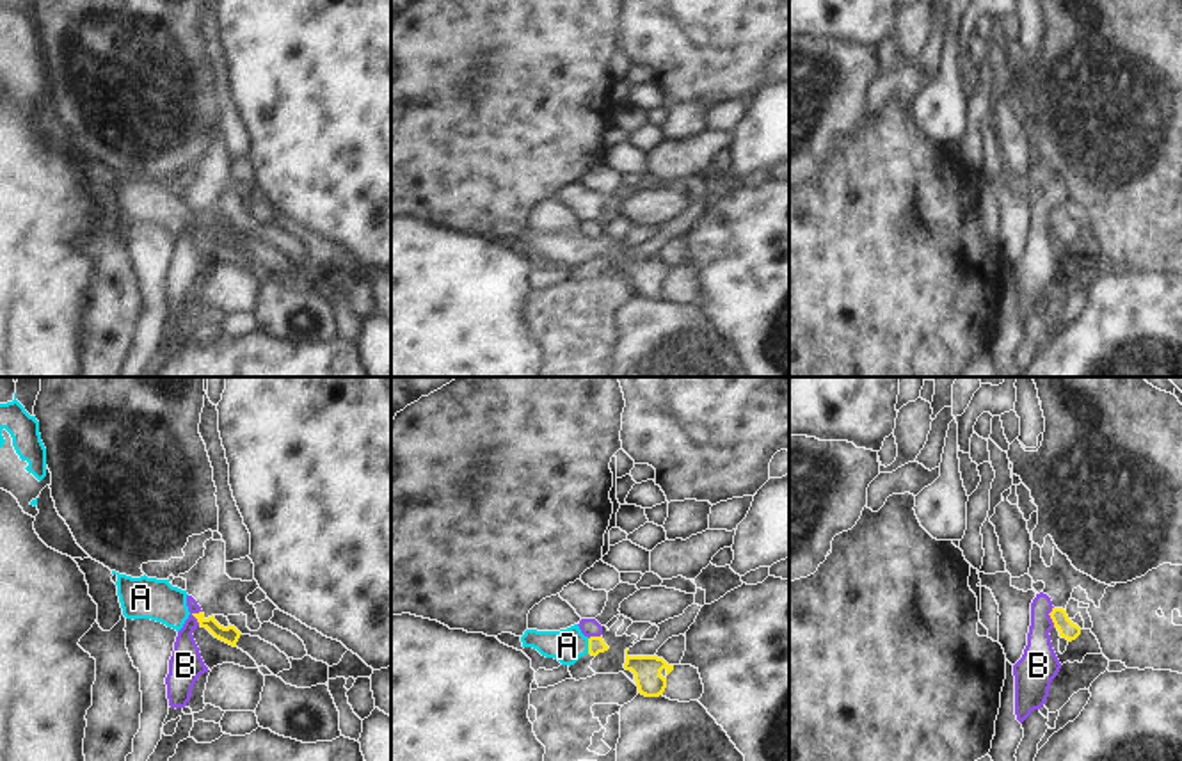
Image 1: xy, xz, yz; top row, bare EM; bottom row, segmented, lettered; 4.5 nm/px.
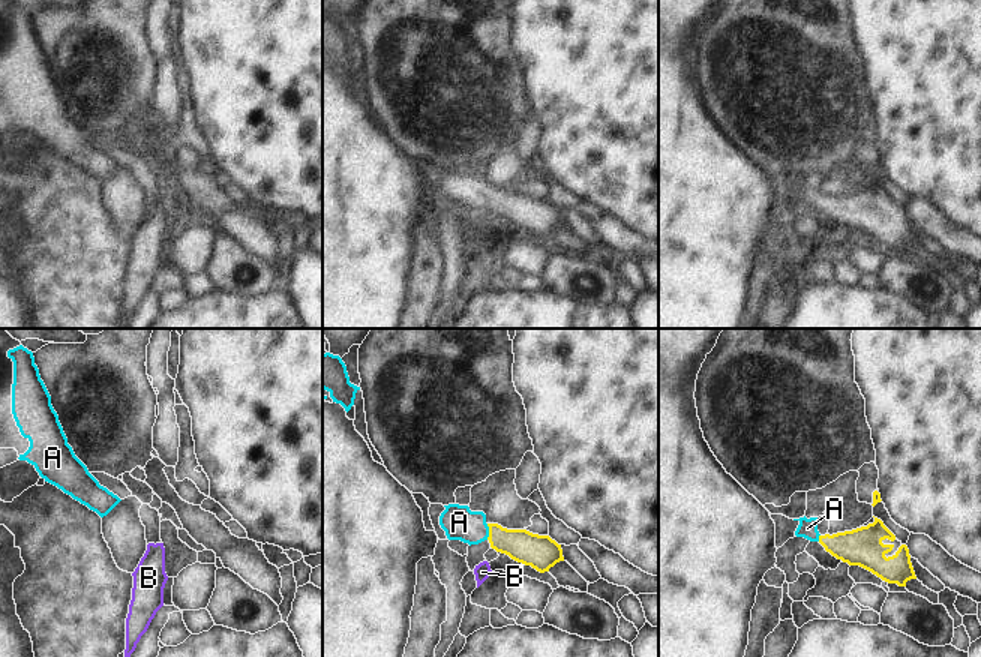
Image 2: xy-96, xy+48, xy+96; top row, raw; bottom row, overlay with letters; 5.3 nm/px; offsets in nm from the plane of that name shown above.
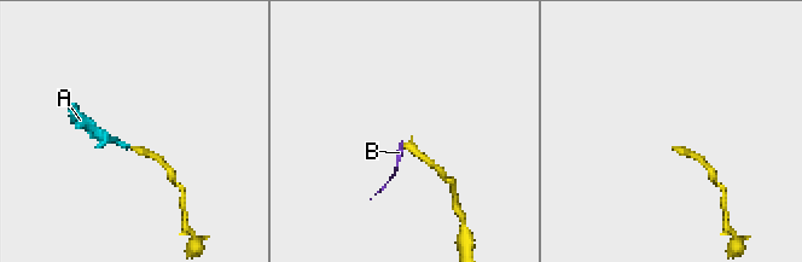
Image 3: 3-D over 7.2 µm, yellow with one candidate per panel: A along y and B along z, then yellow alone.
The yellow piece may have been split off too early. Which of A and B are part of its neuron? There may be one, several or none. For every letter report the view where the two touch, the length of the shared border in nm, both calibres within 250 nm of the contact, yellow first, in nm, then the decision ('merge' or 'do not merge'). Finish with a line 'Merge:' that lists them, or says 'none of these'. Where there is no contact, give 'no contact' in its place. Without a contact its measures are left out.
A: meets yellow in xz; contact 70 nm long; 80 nm thick on the yellow side, 160 nm on the other; merge
B: meets yellow in xy; contact 70 nm long; 80 nm thick on the yellow side, 160 nm on the other; do not merge
Merge: A

